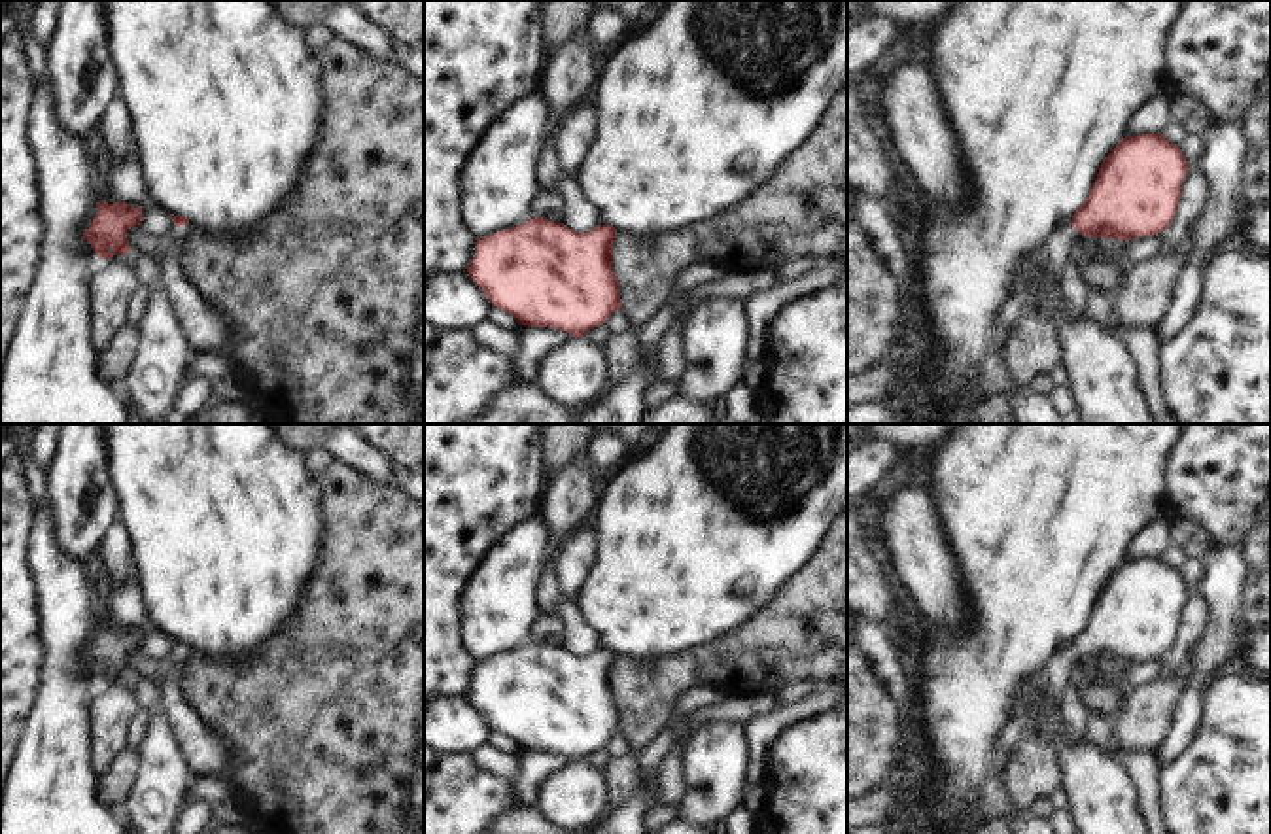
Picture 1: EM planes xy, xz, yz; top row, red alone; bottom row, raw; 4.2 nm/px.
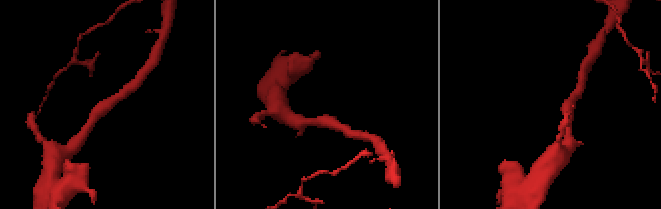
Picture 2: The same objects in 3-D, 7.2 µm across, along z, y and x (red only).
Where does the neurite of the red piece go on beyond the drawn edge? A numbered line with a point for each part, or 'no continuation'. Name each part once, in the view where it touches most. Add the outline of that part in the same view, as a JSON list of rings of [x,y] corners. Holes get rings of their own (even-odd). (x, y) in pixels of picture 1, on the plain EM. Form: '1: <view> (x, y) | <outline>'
1: xy (180, 659) | [[[172,643],[172,649],[170,649],[170,652],[168,652],[168,658],[172,660],[172,666],[174,666],[176,669],[183,671],[185,666],[187,666],[187,662],[189,662],[189,658],[191,658],[191,652],[193,652],[191,647],[187,647],[187,649],[183,649],[183,651],[178,651],[178,649],[174,647],[174,643]]]

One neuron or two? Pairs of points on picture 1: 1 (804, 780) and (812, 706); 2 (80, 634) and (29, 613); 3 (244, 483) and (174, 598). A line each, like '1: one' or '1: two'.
1: two
2: two
3: one

